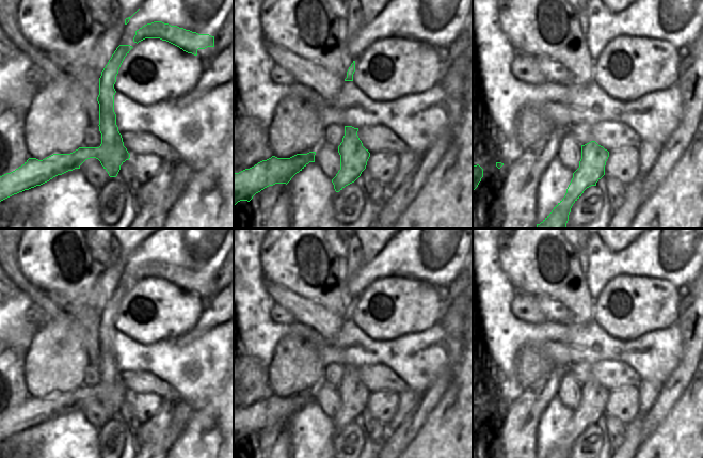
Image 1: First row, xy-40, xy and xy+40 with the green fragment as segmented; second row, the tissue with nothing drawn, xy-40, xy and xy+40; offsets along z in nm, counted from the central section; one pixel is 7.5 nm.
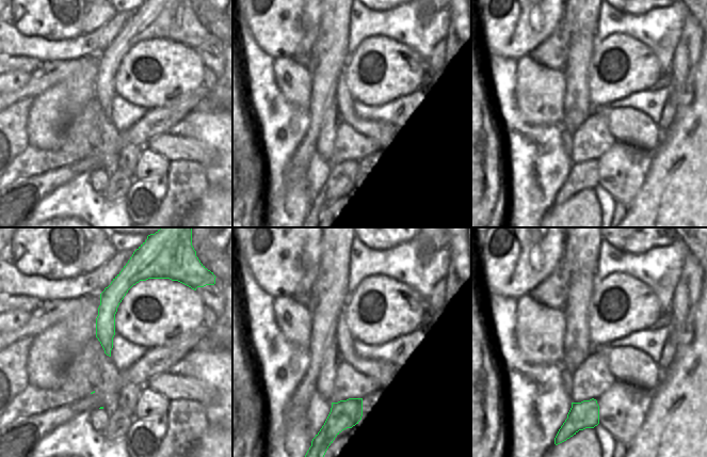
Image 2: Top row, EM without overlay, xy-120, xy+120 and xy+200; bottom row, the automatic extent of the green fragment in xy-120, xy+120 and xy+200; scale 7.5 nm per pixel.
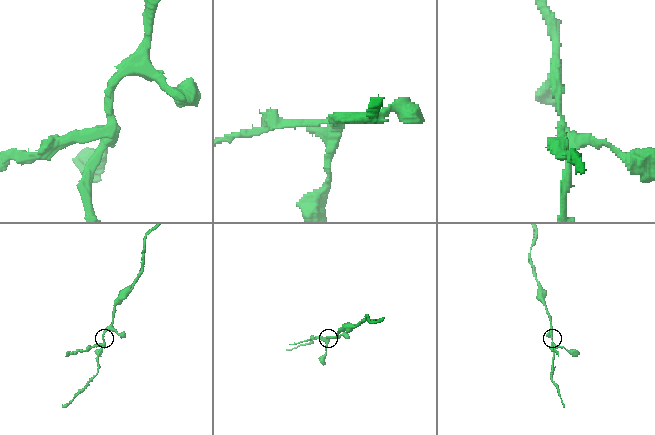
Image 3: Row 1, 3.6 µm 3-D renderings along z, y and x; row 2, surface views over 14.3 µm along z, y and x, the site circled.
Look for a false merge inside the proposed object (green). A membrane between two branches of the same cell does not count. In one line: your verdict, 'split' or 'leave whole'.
split

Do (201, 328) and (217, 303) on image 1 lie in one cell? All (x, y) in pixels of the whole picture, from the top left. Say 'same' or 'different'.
same

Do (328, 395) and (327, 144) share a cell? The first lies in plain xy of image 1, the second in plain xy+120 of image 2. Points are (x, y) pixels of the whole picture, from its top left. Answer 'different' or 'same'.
same

